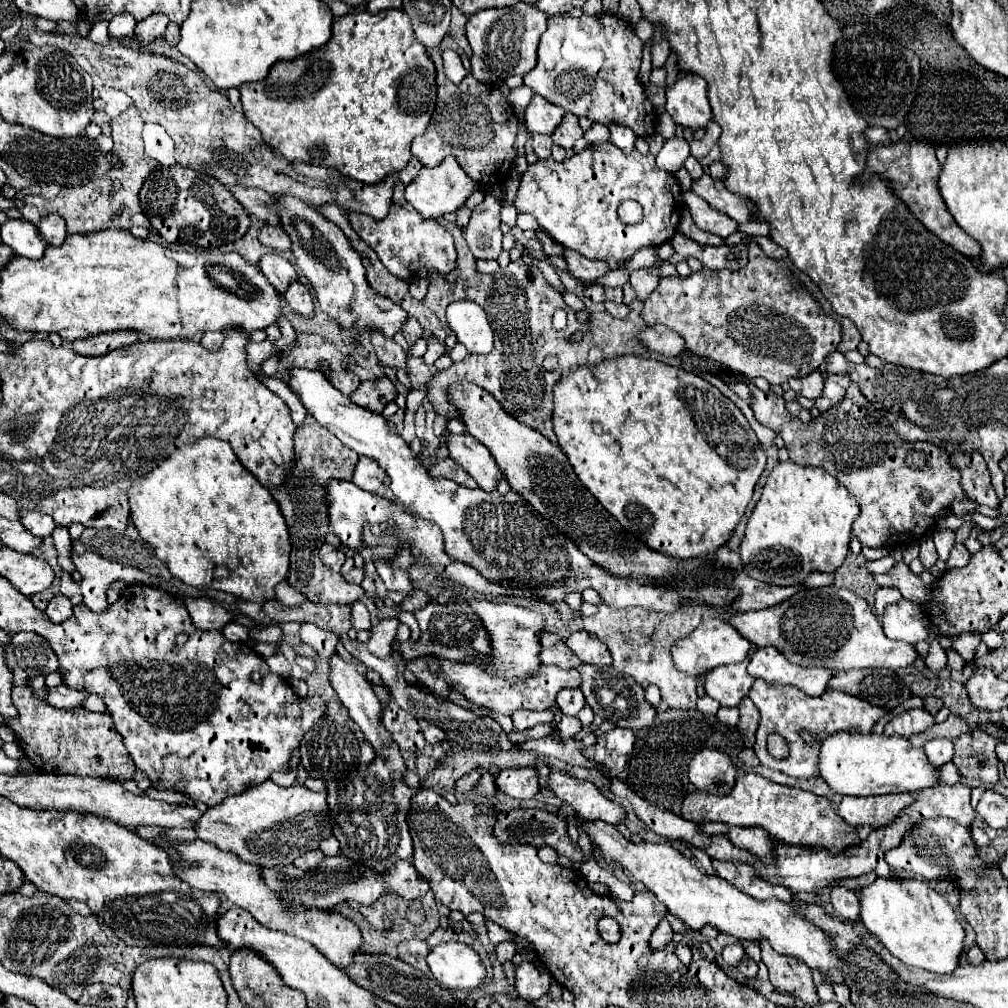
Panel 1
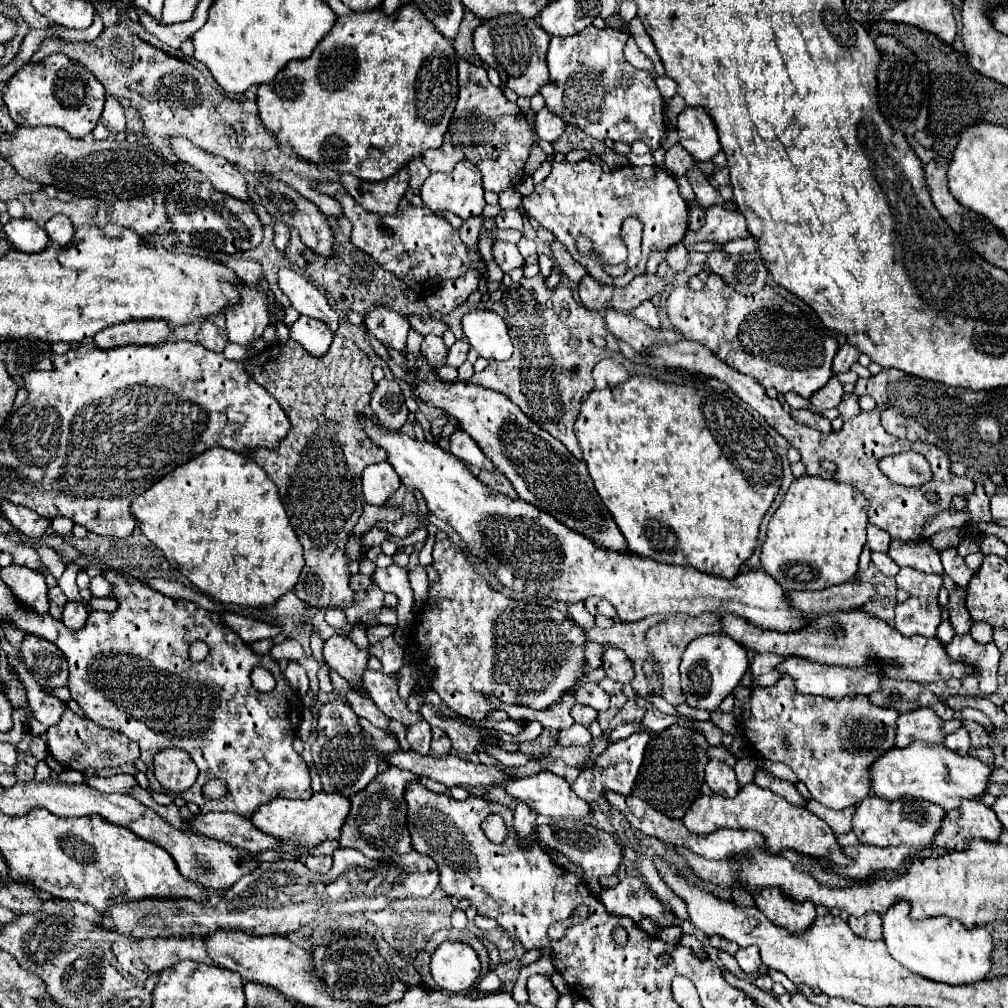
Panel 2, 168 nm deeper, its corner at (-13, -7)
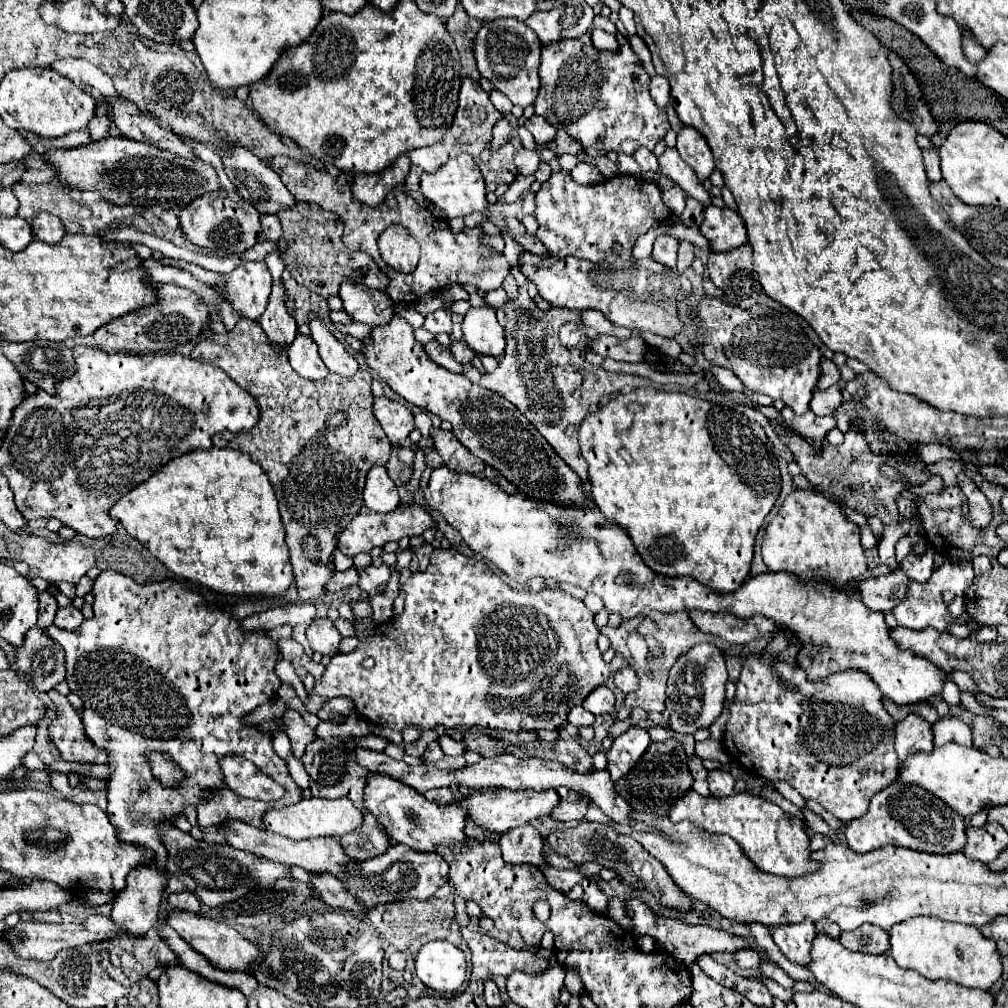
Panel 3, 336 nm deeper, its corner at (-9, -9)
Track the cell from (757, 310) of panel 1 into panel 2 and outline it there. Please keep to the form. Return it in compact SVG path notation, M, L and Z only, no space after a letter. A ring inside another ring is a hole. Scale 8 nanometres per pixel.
M710 273L702 291L692 291L690 287L672 289L666 299L666 315L684 339L708 347L726 365L752 375L766 389L774 387L778 393L796 391L808 399L832 377L832 359L840 347L836 337L808 325L800 307L786 301L770 285L760 293L740 295L722 277Z

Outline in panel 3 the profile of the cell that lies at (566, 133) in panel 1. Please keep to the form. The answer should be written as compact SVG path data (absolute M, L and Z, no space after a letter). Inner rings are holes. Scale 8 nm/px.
M562 129L556 133L556 137L554 137L554 141L552 141L552 149L554 149L556 155L564 155L564 153L576 155L576 153L582 151L580 143L578 143L576 139L572 139L572 137L570 137L566 131L562 131Z

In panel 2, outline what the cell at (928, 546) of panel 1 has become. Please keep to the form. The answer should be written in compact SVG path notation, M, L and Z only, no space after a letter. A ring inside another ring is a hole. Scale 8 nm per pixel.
M892 541L888 555L900 565L900 567L912 567L926 573L942 573L944 567L940 563L940 555L936 549L932 549L926 541Z

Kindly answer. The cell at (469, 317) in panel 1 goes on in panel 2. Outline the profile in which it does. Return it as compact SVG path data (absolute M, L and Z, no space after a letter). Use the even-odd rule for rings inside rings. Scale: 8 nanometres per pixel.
M476 309L462 317L468 343L488 361L506 361L512 355L512 341L506 323L494 311Z

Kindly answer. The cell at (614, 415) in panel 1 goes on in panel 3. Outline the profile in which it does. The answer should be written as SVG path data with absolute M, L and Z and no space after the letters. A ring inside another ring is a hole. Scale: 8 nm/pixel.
M640 387L628 395L618 395L608 405L604 405L600 411L590 413L584 419L584 423L580 425L580 447L582 447L582 457L588 463L588 475L590 475L594 503L598 505L598 509L604 515L608 515L608 519L616 521L618 525L622 525L628 531L636 551L642 555L644 563L652 571L658 571L660 575L666 575L666 577L688 575L688 577L700 581L702 585L710 587L716 593L734 591L740 587L740 583L744 583L744 579L750 573L750 565L752 565L752 557L754 557L756 533L758 533L762 521L766 519L766 515L770 513L770 509L774 507L778 493L780 493L778 459L772 451L770 439L766 437L764 429L756 421L748 419L746 415L742 415L726 405L690 397L686 393L666 393L666 391L658 391L652 387Z

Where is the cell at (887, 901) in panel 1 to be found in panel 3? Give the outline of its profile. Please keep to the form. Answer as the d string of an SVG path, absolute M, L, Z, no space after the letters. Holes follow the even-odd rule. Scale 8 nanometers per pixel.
M916 917L908 919L904 923L898 923L896 927L890 929L890 955L902 969L912 969L920 973L926 979L932 981L954 981L964 987L978 987L984 991L990 991L990 987L1002 977L1002 955L996 949L996 943L992 939L984 937L976 927L968 927L962 923L950 923L942 919L932 919L932 917Z

